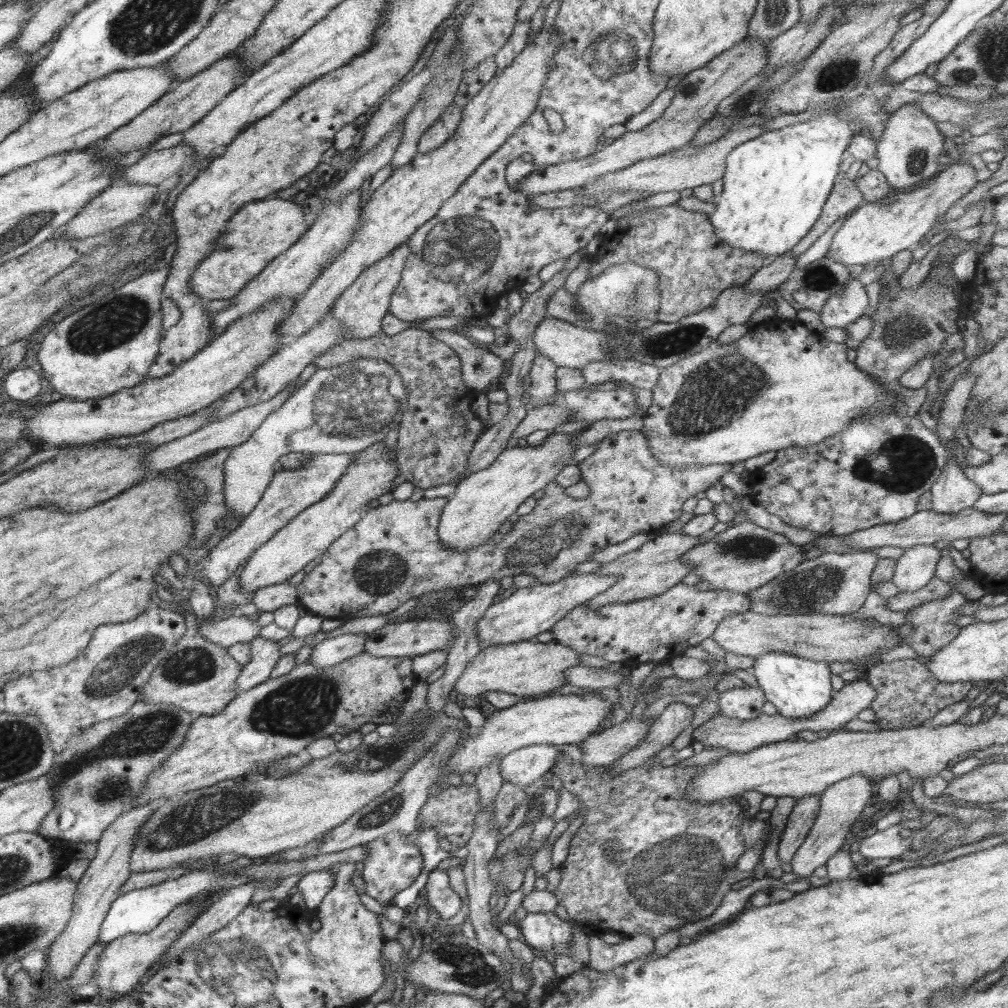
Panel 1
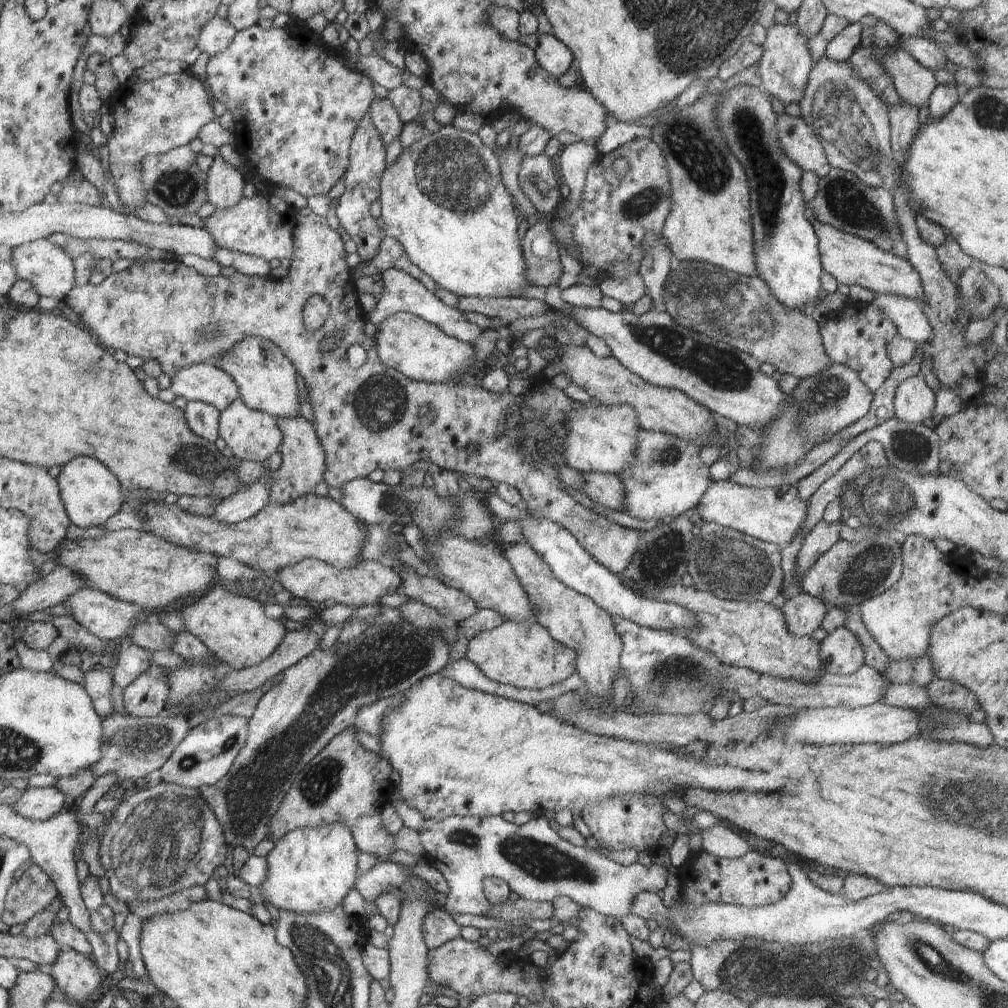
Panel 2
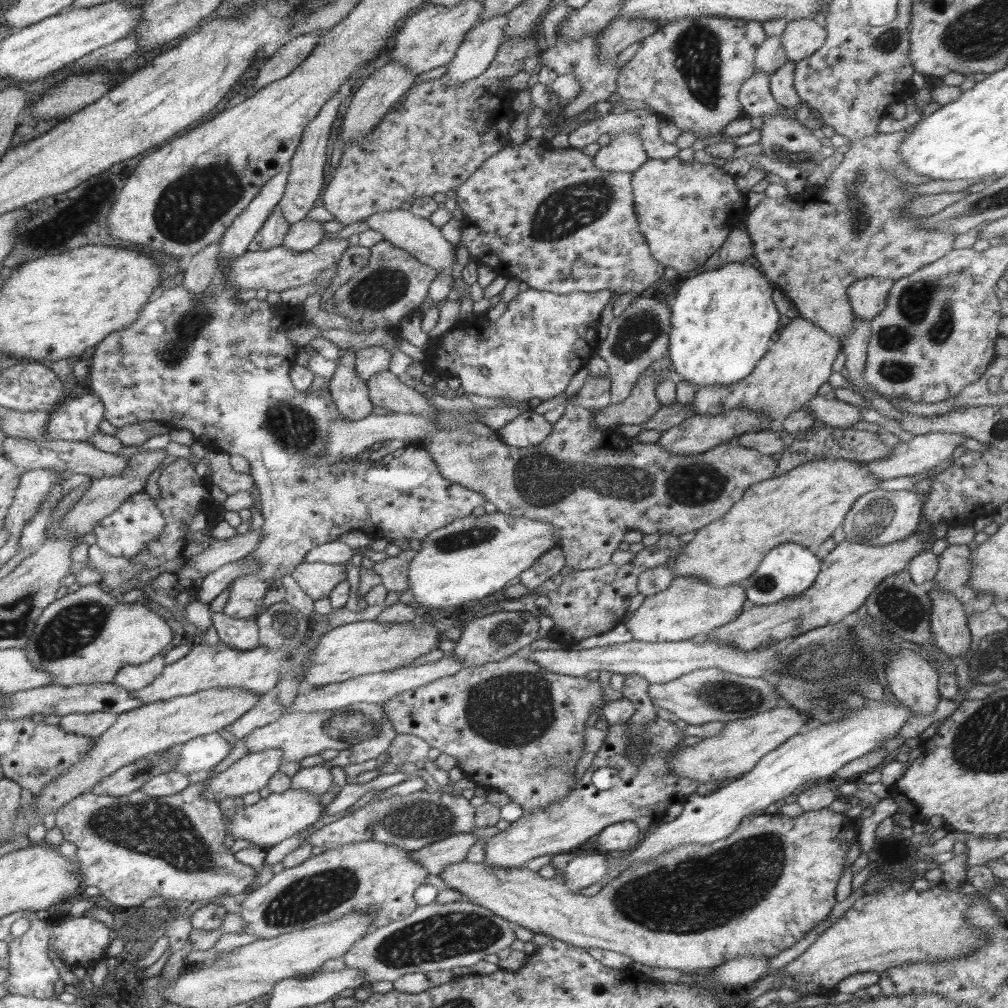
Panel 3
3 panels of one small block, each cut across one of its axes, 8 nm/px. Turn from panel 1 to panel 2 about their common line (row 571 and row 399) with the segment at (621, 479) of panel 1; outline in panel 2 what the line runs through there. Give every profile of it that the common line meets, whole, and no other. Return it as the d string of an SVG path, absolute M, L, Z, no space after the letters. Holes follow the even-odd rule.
M313 212L296 218L293 235L294 256L286 278L258 278L238 271L231 276L204 276L178 258L146 260L130 265L120 272L112 272L98 286L91 283L75 286L63 302L72 308L74 314L78 314L80 323L100 345L112 351L122 350L128 355L158 360L162 372L171 379L180 368L188 368L190 365L206 363L216 367L221 360L220 354L246 336L270 340L290 359L304 378L314 416L311 425L326 456L324 481L328 486L342 488L350 480L367 478L374 470L396 470L403 473L415 462L422 460L432 462L442 470L462 473L471 478L487 478L495 485L508 484L519 490L527 504L527 510L534 518L548 518L562 526L598 564L620 576L636 554L640 536L646 529L623 527L596 514L592 509L587 509L572 499L564 488L565 484L558 478L558 466L566 464L562 444L566 438L564 420L570 416L570 412L580 408L580 401L569 398L563 390L548 382L544 384L545 390L538 386L536 390L532 388L531 391L516 396L508 390L502 394L492 394L484 390L478 381L454 386L406 378L400 371L386 366L378 358L376 338L366 336L364 332L367 322L363 319L352 272L346 265L345 258L348 254L344 250L345 238L328 225L326 217ZM310 296L322 296L330 306L330 314L318 330L306 330L302 320L302 310ZM334 330L340 332L336 348L330 352L322 352L320 346L324 338ZM354 344L366 350L367 360L360 368L350 366L346 357L348 348Z

